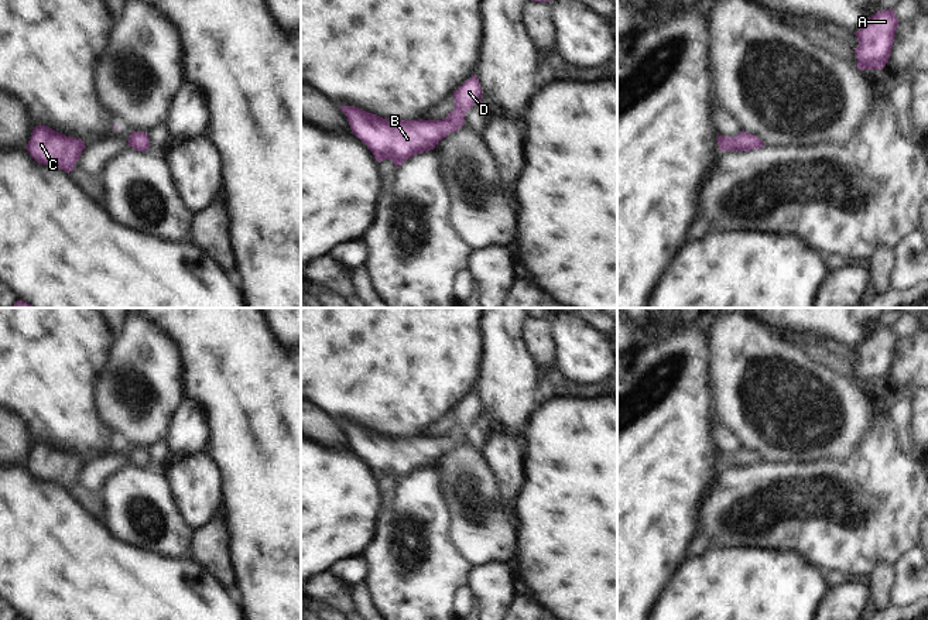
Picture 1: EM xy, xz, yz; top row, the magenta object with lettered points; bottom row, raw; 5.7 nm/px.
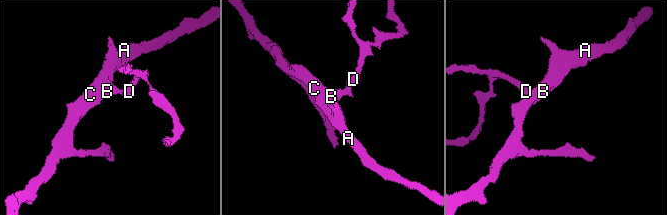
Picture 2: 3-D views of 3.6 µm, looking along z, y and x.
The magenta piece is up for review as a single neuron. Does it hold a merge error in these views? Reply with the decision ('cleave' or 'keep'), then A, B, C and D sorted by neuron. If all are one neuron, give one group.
keep; A B C D

